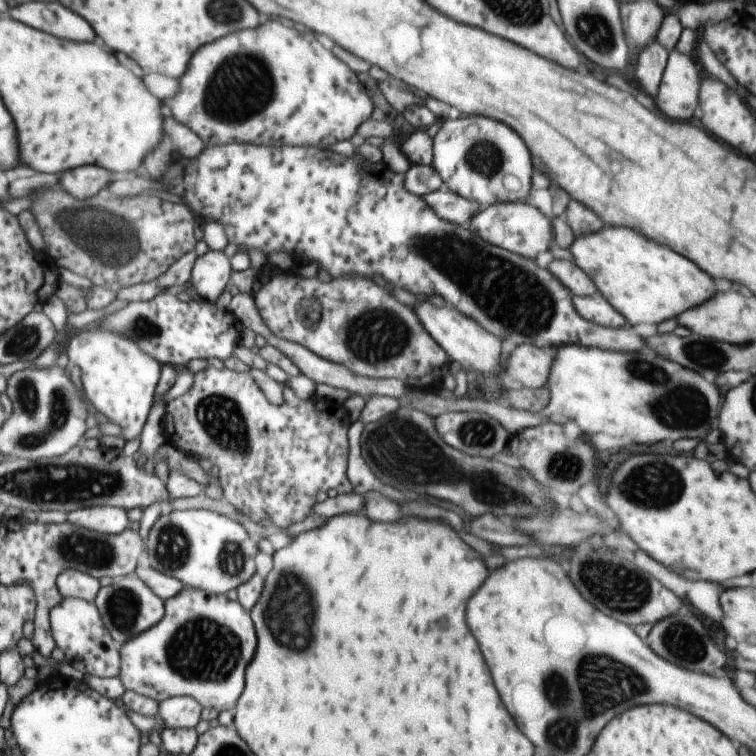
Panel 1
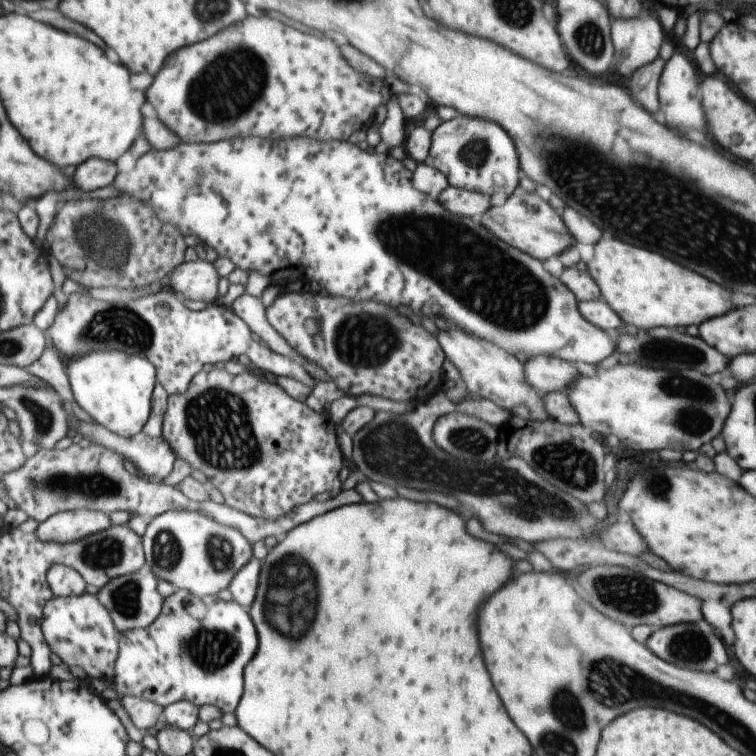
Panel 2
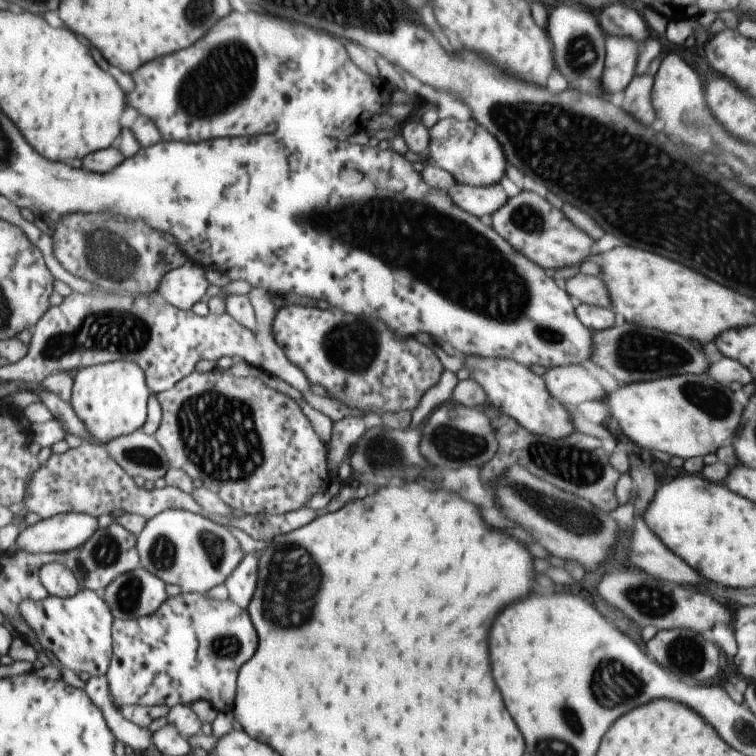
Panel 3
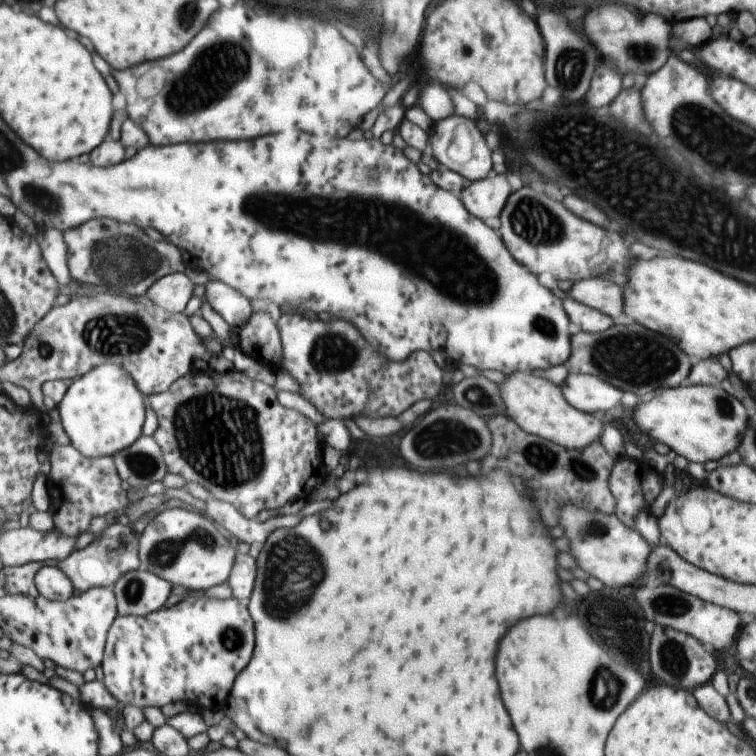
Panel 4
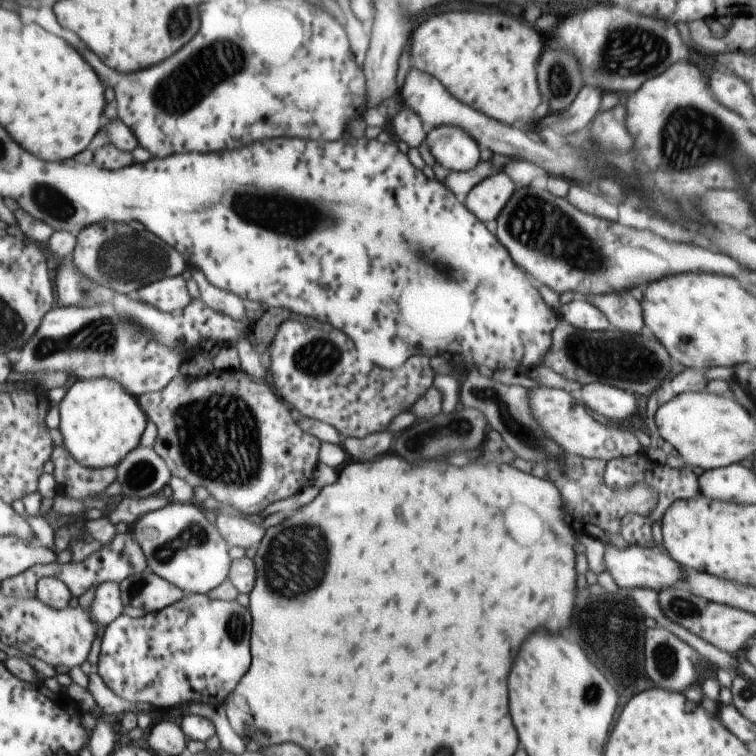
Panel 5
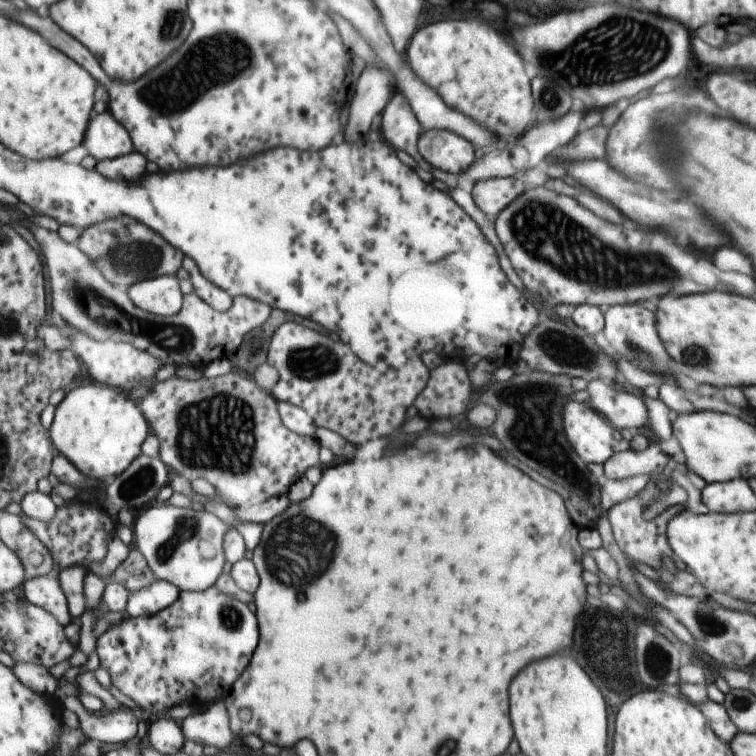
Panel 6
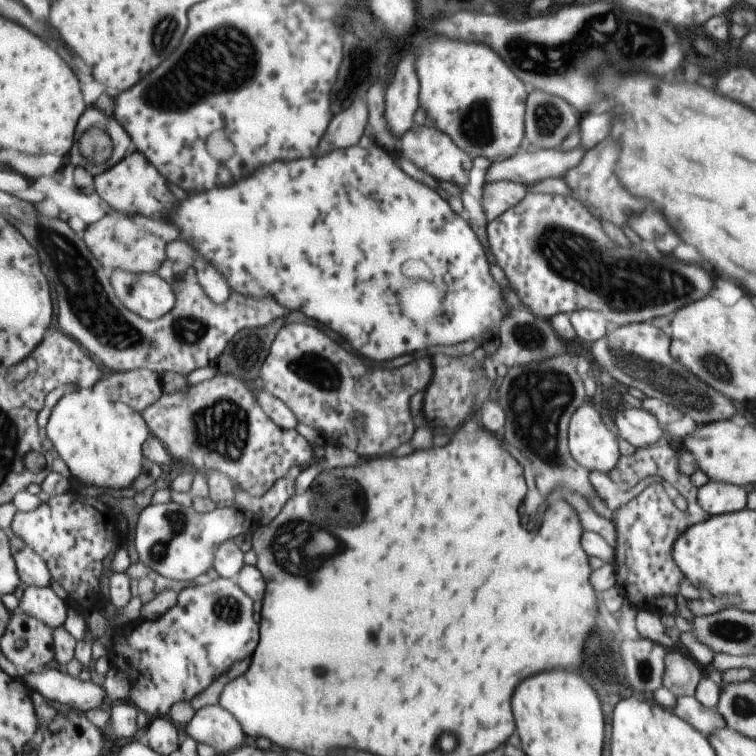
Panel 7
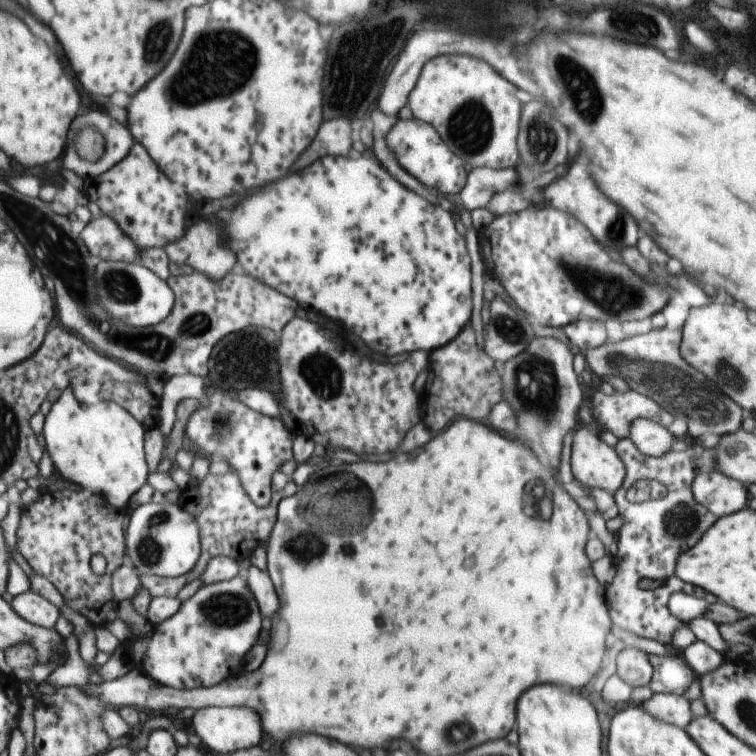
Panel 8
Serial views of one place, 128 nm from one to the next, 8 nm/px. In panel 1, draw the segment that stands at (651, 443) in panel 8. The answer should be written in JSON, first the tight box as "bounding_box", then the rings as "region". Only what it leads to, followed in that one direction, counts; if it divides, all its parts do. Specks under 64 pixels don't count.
{"bounding_box":[505,343,556,388],"region":[[[531,343],[515,346],[505,361],[507,383],[518,388],[542,387],[546,384],[549,366],[556,354],[554,348],[531,346]]]}

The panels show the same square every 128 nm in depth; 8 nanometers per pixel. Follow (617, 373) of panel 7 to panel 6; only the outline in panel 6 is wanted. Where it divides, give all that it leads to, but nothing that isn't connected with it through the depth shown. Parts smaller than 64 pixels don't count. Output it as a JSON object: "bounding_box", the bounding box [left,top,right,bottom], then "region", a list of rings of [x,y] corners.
{"bounding_box":[603,304,685,388],"region":[[[631,304],[629,306],[608,306],[603,310],[604,315],[604,337],[609,343],[609,349],[621,354],[627,362],[642,371],[659,373],[663,375],[663,381],[656,383],[655,388],[662,384],[674,384],[679,386],[679,380],[685,379],[685,375],[679,371],[667,368],[664,359],[665,350],[657,332],[655,331],[655,316],[643,306]]]}

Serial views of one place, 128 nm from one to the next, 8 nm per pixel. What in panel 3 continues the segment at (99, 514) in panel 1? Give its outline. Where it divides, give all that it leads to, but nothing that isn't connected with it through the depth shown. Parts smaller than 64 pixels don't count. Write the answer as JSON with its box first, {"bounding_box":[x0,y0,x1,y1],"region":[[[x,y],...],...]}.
{"bounding_box":[13,513,99,554],"region":[[[85,513],[43,518],[18,533],[13,549],[30,554],[65,554],[81,548],[99,528],[99,520]]]}

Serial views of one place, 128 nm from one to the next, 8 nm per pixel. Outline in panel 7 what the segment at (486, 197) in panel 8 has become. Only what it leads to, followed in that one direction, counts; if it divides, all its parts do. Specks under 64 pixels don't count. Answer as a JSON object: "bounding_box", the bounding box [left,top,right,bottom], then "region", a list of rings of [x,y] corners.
{"bounding_box":[483,146,583,184],"region":[[[581,146],[563,152],[563,150],[537,150],[533,154],[517,154],[517,157],[507,159],[499,164],[491,164],[487,170],[487,180],[483,184],[499,182],[501,180],[511,180],[511,182],[521,182],[521,184],[533,184],[543,178],[555,176],[563,178],[567,170],[579,164],[583,158]]]}

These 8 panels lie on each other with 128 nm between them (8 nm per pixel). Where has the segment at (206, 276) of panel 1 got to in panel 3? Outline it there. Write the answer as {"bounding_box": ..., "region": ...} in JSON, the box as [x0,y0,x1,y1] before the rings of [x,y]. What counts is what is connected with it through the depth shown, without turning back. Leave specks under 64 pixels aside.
{"bounding_box":[157,260,207,311],"region":[[[188,260],[185,266],[170,270],[163,277],[157,292],[169,304],[188,311],[193,308],[207,290],[207,280],[203,276],[203,268]]]}

